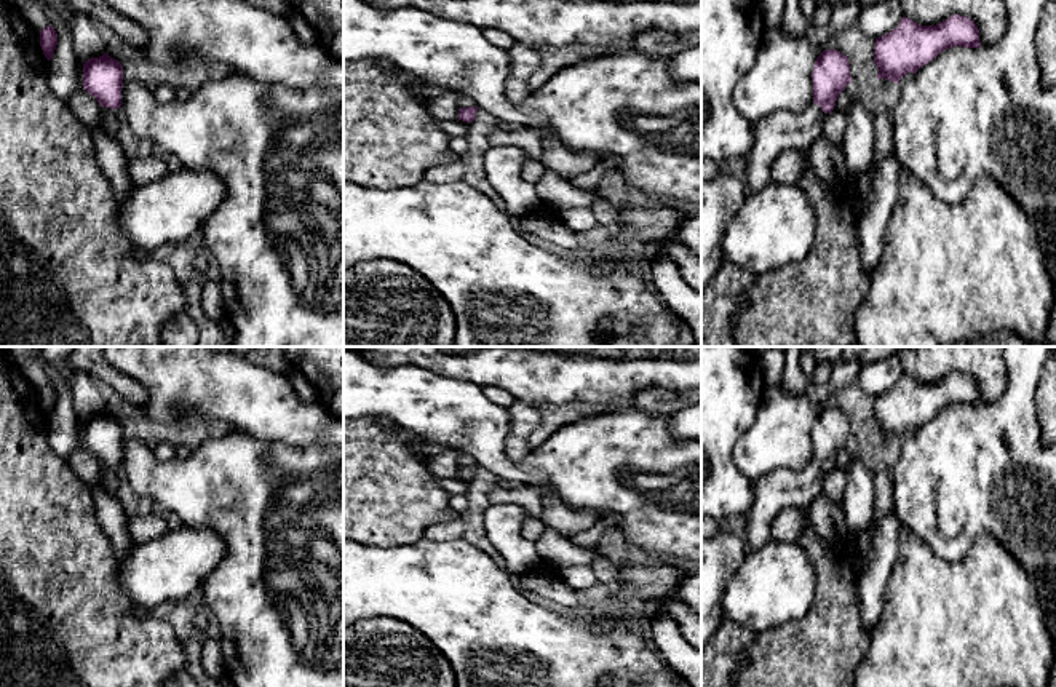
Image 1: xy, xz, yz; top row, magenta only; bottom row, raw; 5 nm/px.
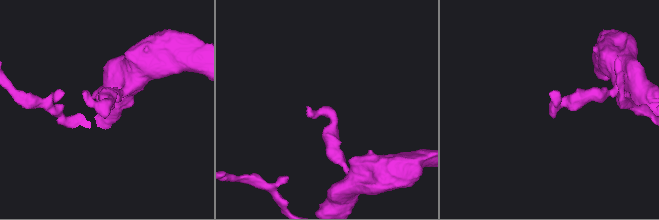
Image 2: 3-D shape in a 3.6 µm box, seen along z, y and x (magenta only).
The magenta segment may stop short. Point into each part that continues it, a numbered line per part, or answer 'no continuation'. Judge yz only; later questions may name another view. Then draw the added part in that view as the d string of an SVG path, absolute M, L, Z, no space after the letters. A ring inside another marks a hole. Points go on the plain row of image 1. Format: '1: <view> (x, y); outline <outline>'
1: yz (780, 489); outline M812 460L804 470L773 470L752 482L752 505L743 516L748 548L760 548L786 508L807 510L823 494L824 470Z

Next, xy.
1: xy (109, 475); outline M101 465L101 489L107 495L117 495L117 490L118 490L118 467Z

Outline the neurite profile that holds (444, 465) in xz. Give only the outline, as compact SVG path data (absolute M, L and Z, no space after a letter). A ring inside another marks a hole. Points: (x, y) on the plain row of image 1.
M446 449L441 454L425 457L430 471L436 478L444 479L462 479L459 476L459 452L454 449Z

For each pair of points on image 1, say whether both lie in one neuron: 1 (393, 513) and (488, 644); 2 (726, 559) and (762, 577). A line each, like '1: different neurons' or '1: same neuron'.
1: different neurons
2: different neurons

